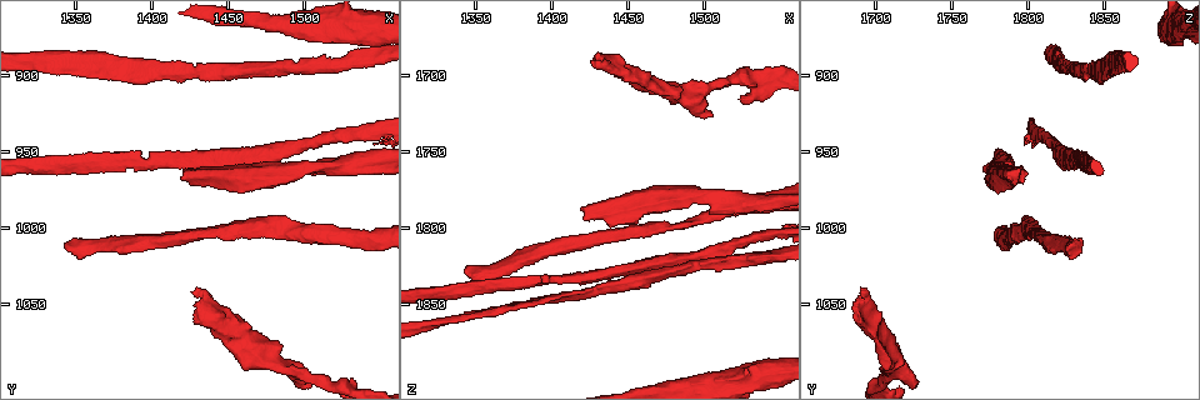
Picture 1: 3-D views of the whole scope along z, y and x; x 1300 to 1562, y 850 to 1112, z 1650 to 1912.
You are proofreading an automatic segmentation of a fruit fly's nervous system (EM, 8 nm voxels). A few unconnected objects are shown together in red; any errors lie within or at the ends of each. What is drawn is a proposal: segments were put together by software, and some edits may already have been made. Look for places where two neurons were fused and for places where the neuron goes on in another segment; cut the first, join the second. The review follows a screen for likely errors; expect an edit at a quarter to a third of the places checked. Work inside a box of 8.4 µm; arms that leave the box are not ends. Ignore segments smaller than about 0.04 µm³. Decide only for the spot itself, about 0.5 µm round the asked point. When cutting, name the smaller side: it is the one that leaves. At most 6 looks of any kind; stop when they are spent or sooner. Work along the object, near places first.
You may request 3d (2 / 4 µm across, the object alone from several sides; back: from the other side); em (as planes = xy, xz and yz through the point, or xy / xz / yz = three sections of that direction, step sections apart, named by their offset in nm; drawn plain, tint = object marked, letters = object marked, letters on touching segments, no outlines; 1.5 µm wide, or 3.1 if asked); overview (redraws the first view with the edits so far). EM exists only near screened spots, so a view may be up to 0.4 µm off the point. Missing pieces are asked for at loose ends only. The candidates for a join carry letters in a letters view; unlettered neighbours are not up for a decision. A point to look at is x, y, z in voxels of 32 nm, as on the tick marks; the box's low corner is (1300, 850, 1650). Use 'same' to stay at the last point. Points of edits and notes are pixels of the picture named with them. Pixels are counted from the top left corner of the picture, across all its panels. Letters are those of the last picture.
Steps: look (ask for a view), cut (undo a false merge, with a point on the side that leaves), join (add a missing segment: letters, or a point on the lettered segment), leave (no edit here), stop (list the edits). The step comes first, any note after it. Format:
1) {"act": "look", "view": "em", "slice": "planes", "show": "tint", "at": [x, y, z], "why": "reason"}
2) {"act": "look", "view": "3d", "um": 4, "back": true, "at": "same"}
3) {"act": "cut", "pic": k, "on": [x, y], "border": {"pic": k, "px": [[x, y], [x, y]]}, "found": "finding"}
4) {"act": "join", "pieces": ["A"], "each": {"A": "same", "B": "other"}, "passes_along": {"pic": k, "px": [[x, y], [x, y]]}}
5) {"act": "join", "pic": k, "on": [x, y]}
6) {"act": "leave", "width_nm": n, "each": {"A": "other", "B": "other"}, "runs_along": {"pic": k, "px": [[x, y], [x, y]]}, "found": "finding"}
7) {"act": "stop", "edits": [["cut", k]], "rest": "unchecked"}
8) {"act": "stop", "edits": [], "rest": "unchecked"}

{"act": "look", "view": "3d", "um": 4, "back": true, "at": [1342, 1012, 1826], "why": "free end"}

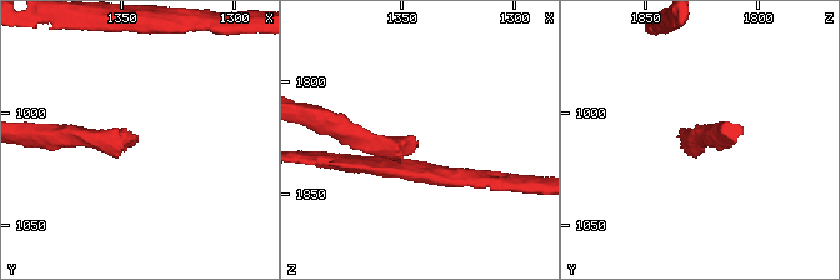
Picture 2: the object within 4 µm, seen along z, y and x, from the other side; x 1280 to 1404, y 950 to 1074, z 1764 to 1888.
{"act": "look", "view": "em", "slice": "xz", "step": 8, "show": "tint", "at": [1343, 1012, 1826]}

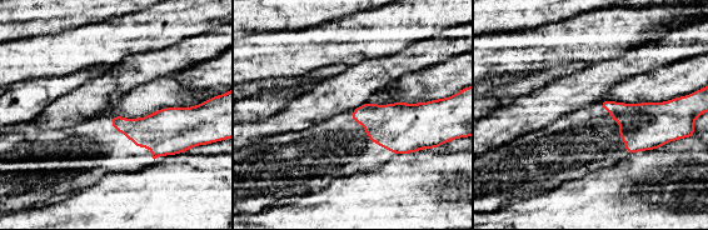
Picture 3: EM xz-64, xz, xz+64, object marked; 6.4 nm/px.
{"act": "look", "view": "em", "slice": "planes", "show": "letters", "at": "same", "why": "another direction"}

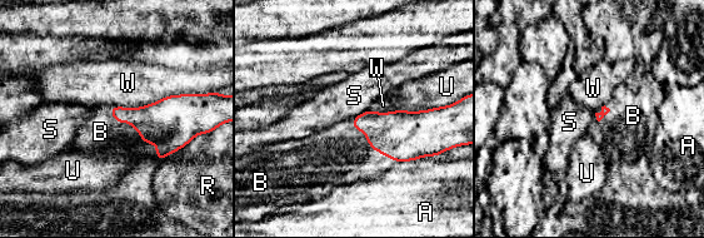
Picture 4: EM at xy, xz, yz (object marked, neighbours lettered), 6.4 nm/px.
{"act": "join", "pieces": ["B"], "each": {"A": "other", "B": "same", "R": "other", "S": "other", "U": "other", "W": "other"}, "passes_along": {"pic": 4, "px": [[171, 123], [138, 132], [100, 132]]}, "found": "the neuron continues"}

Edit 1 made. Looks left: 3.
{"act": "look", "view": "3d", "um": 4, "at": [1422, 962, 1796], "why": "branch stops here"}

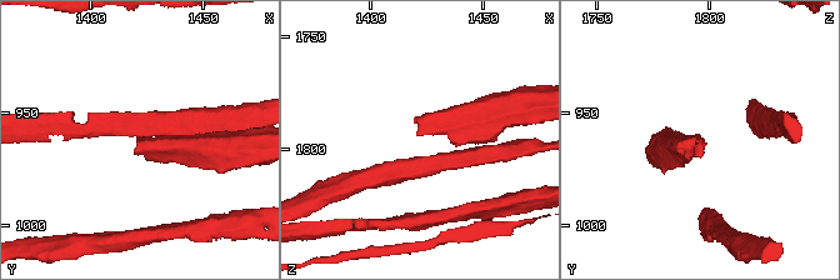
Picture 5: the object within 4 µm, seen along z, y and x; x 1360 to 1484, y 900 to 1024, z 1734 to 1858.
{"act": "look", "view": "em", "slice": "planes", "show": "letters", "at": [1421, 963, 1795]}

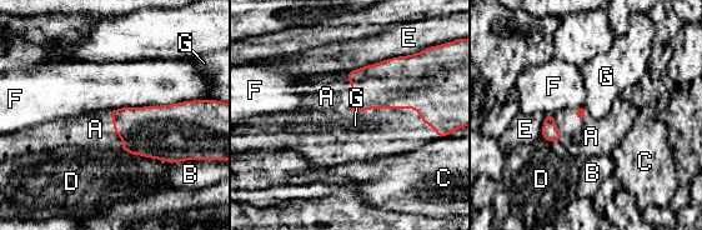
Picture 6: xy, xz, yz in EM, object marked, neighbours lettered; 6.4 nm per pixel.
{"act": "join", "pieces": ["A"], "each": {"A": "same", "B": "other", "C": "other", "D": "other", "E": "other", "F": "other", "G": "other"}, "found": "the neuron continues"}

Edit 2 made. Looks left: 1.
{"act": "stop", "edits": [["join", 4], ["join", 6]], "rest": "unchecked"}

